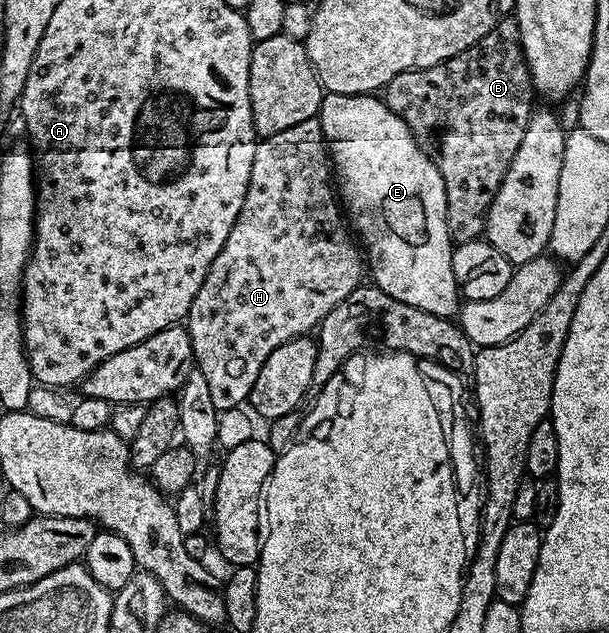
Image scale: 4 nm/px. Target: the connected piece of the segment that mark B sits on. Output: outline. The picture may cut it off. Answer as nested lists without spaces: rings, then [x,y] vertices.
[[[510,16],[501,18],[494,25],[494,30],[488,32],[476,44],[472,44],[472,48],[468,48],[464,52],[460,52],[432,68],[400,72],[384,87],[386,106],[392,108],[392,112],[396,112],[396,116],[400,116],[404,120],[404,124],[408,124],[408,128],[414,134],[414,138],[422,145],[426,155],[434,161],[440,176],[444,180],[446,203],[448,204],[448,228],[450,229],[450,236],[454,239],[455,243],[472,242],[483,237],[486,229],[486,210],[492,204],[492,200],[508,172],[508,164],[512,164],[512,156],[516,156],[516,148],[520,148],[520,140],[524,140],[524,132],[528,128],[532,107],[535,105],[535,103],[533,104],[534,98],[536,99],[536,91],[530,82],[530,69],[526,63],[526,57],[522,55],[522,41],[520,40],[518,24]]]

